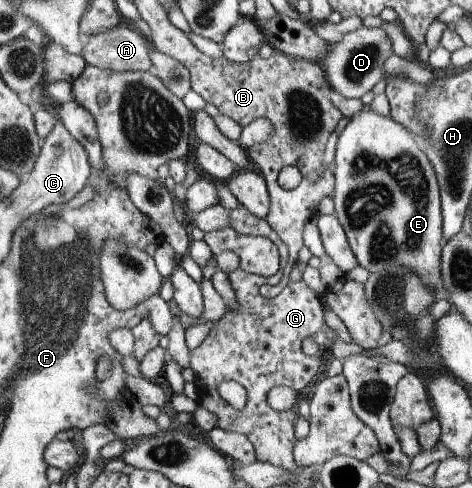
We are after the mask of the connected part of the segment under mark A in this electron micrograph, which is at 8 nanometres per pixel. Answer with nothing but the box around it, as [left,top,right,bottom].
[82,26,155,72]

